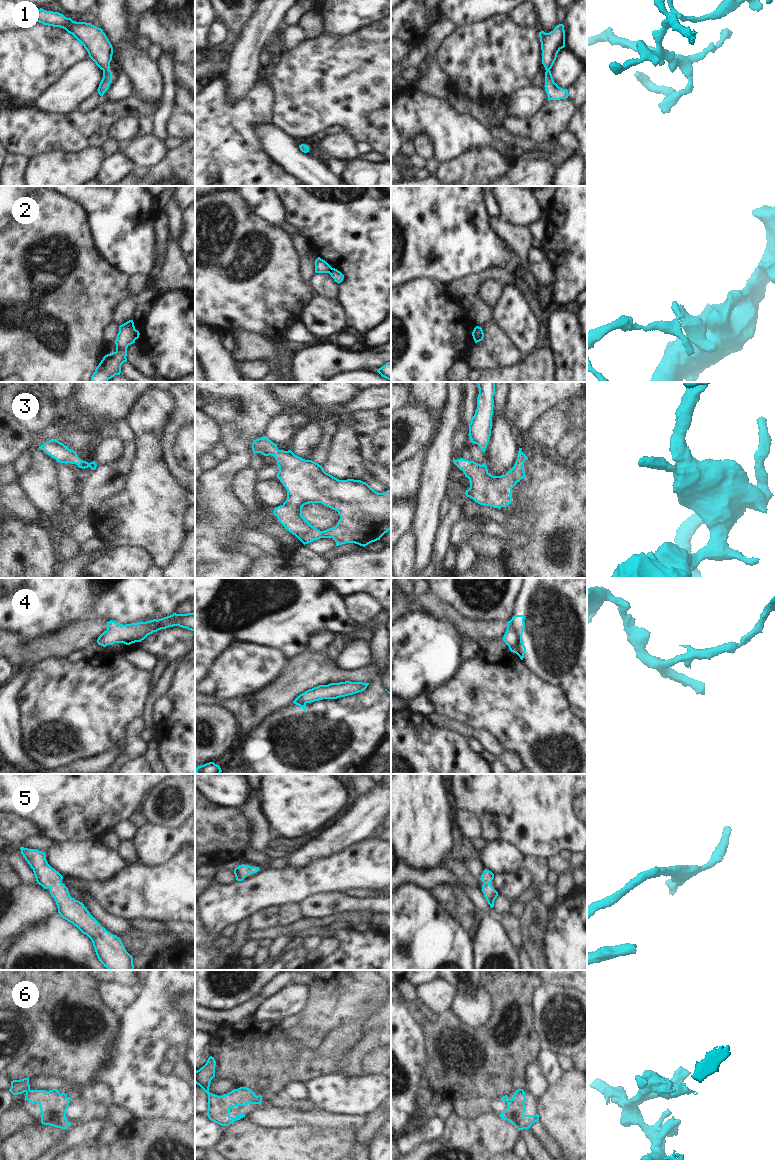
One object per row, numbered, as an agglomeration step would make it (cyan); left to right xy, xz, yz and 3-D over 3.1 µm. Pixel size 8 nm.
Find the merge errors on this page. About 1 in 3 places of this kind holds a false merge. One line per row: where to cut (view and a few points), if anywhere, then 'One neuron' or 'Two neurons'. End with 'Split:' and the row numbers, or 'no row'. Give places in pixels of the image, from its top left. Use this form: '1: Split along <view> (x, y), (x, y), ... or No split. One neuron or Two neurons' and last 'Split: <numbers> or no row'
1: No split. One neuron
2: Split along xz (331, 267), (328, 272). Two neurons
3: No split. One neuron
4: No split. One neuron
5: No split. One neuron
6: No split. One neuron
Split: 2

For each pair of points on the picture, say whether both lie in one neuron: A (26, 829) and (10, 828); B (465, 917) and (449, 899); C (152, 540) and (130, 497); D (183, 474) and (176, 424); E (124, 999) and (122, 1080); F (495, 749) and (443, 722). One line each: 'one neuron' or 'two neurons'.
A: one neuron
B: one neuron
C: one neuron
D: one neuron
E: two neurons
F: one neuron

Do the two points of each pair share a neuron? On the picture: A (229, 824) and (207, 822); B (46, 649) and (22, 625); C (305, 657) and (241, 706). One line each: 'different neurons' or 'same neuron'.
A: same neuron
B: different neurons
C: same neuron

